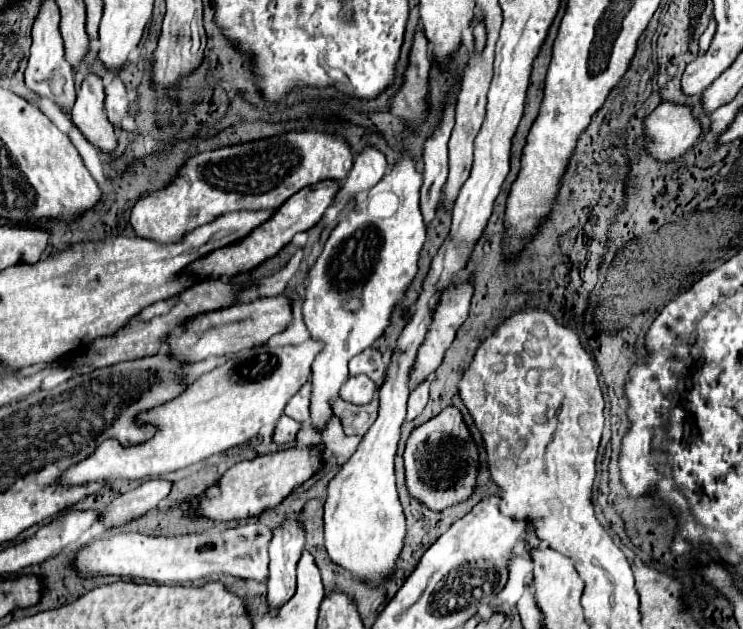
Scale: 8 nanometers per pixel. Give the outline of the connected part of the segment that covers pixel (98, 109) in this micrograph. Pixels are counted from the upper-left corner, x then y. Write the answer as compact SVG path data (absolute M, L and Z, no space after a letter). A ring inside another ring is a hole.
M84 76L76 104L72 108L72 120L86 136L86 140L94 144L98 150L112 152L116 148L114 126L108 122L108 116L104 114L104 84L100 76Z

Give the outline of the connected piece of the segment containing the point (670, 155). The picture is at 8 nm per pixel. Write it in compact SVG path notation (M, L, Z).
M664 102L646 118L646 148L658 162L670 162L692 148L702 132L690 106Z

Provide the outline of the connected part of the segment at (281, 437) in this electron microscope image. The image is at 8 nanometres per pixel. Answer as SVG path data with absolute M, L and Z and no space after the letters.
M282 416L274 428L274 434L272 434L272 442L276 444L290 444L294 442L296 434L300 430L300 424L288 416Z

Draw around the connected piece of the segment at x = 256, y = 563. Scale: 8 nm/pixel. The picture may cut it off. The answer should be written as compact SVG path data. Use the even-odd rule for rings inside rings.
M240 524L224 532L194 532L182 536L150 536L140 532L112 532L80 548L72 560L76 574L84 580L120 576L140 578L158 584L194 582L216 572L230 572L240 578L268 578L268 538L270 528L264 524Z

